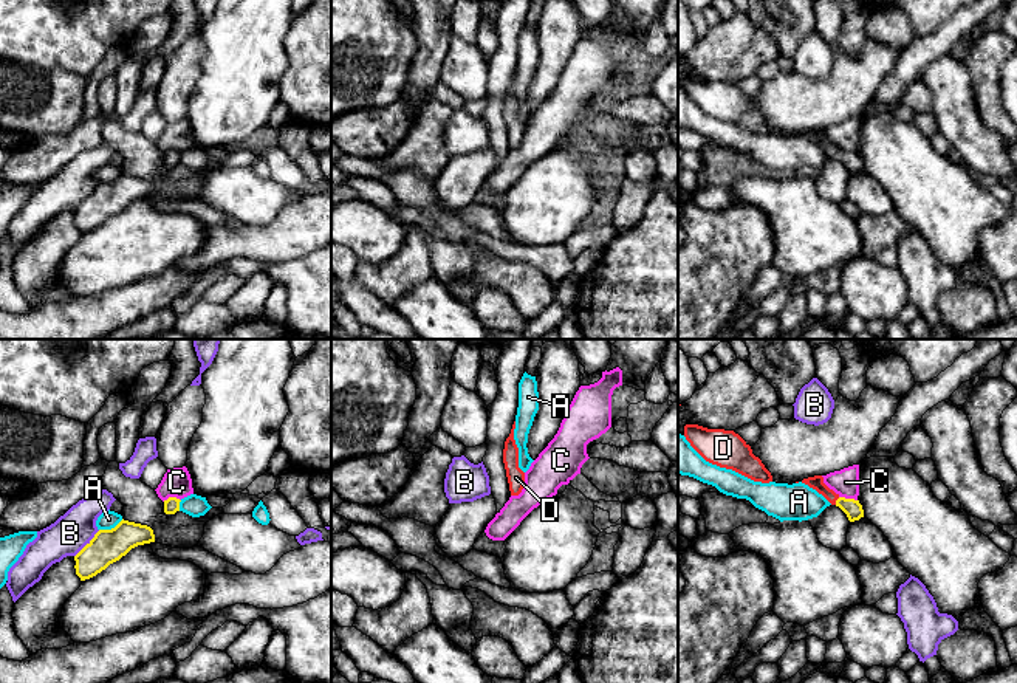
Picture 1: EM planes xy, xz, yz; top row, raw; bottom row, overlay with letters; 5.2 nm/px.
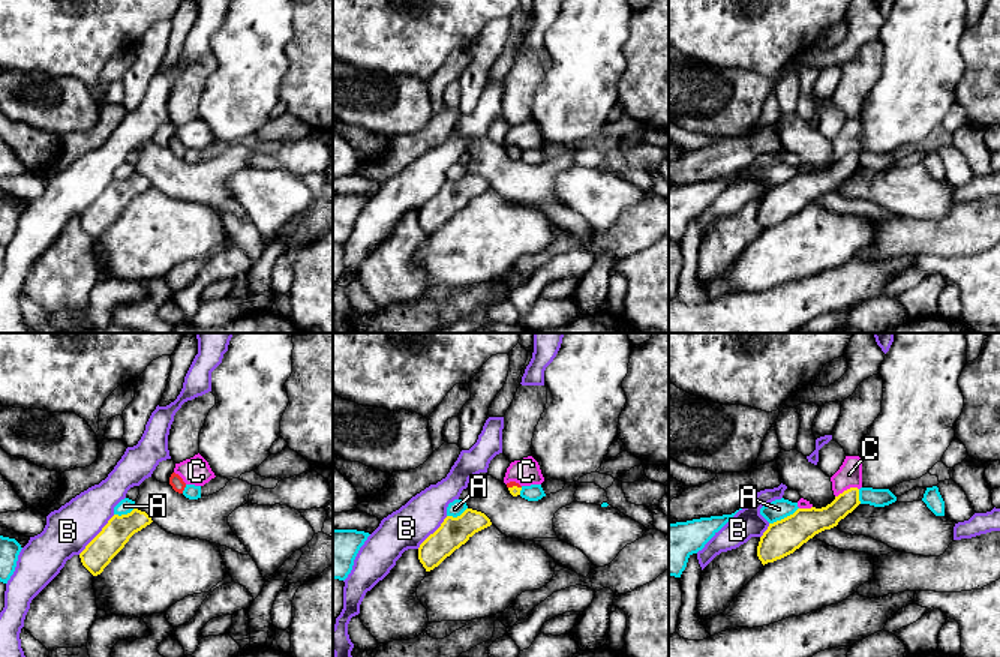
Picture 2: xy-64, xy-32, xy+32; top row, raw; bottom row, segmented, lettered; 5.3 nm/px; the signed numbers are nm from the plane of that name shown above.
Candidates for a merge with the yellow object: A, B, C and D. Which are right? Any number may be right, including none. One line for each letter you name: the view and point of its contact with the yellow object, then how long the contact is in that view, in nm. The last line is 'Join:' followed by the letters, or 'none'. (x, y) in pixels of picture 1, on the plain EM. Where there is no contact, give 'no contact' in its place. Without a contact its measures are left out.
D: meets yellow in yz at (836, 154); contact 50 nm long
Join: D

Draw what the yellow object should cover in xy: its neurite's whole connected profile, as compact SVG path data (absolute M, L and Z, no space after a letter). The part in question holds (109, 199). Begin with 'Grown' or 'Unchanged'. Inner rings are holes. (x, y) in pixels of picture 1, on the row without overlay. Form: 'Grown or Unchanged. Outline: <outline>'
Unchanged. Outline: M121 173L111 183L99 183L94 190L74 209L76 228L90 232L119 214L132 201L155 195L153 183L147 178Z

